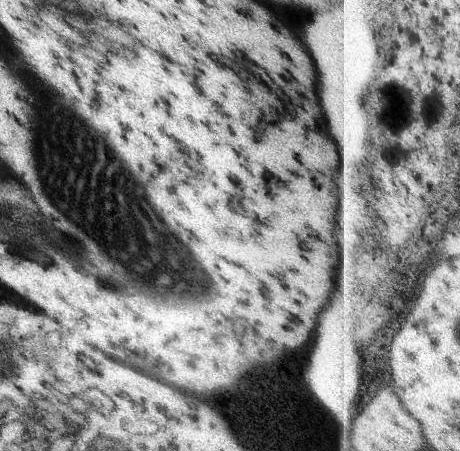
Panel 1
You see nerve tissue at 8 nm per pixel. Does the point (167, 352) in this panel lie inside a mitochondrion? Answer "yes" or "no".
no

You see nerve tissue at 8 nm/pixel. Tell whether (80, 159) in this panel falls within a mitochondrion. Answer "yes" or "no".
yes

